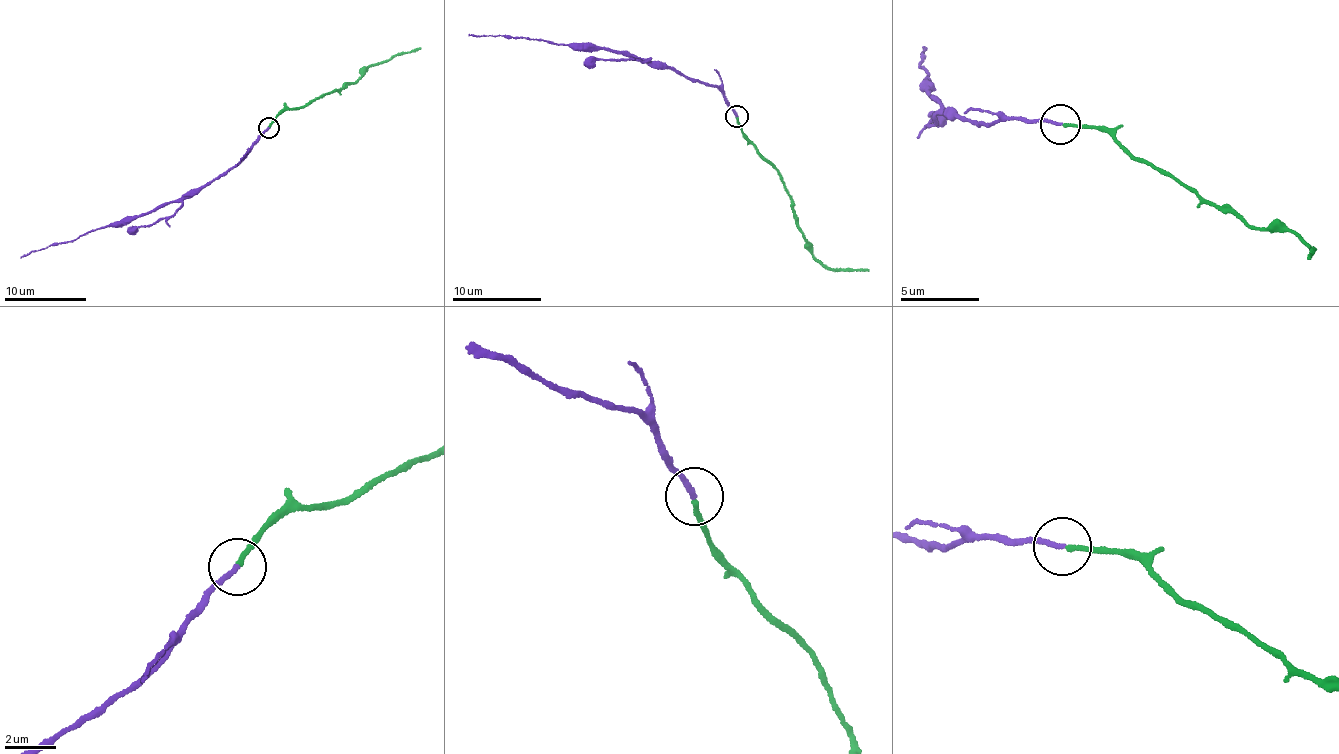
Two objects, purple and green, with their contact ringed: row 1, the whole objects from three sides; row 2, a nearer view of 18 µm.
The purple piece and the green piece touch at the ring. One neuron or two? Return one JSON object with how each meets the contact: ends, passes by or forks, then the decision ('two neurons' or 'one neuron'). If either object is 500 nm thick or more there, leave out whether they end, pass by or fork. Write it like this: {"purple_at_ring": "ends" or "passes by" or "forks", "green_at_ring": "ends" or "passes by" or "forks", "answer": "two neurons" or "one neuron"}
{"purple_at_ring": "ends", "green_at_ring": "ends", "answer": "one neuron"}

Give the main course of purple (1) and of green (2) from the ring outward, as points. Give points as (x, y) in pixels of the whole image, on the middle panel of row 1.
1: (737, 116), (722, 88), (667, 68), (602, 49), (529, 37), (469, 35)
2: (737, 117), (742, 136), (777, 171), (808, 249), (828, 268), (840, 271), (869, 270)

